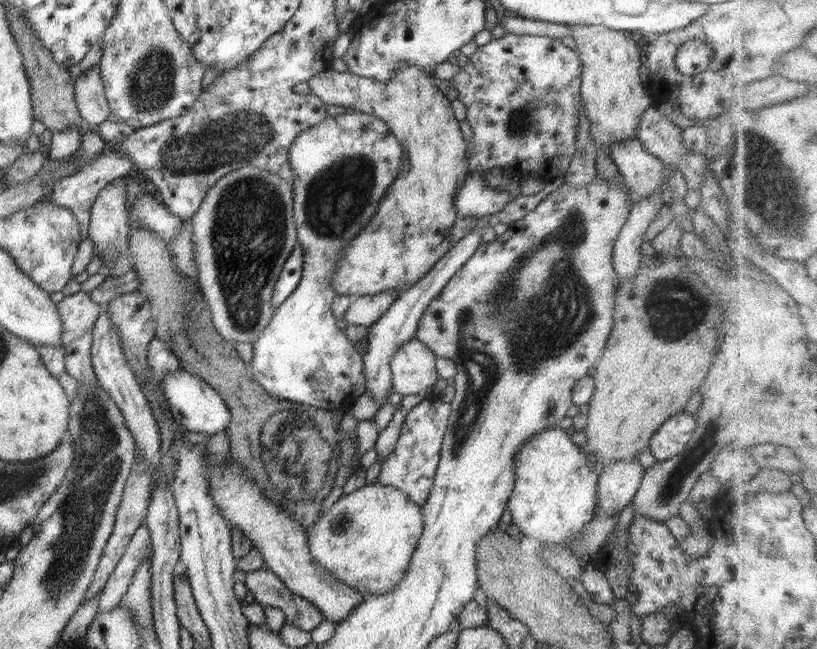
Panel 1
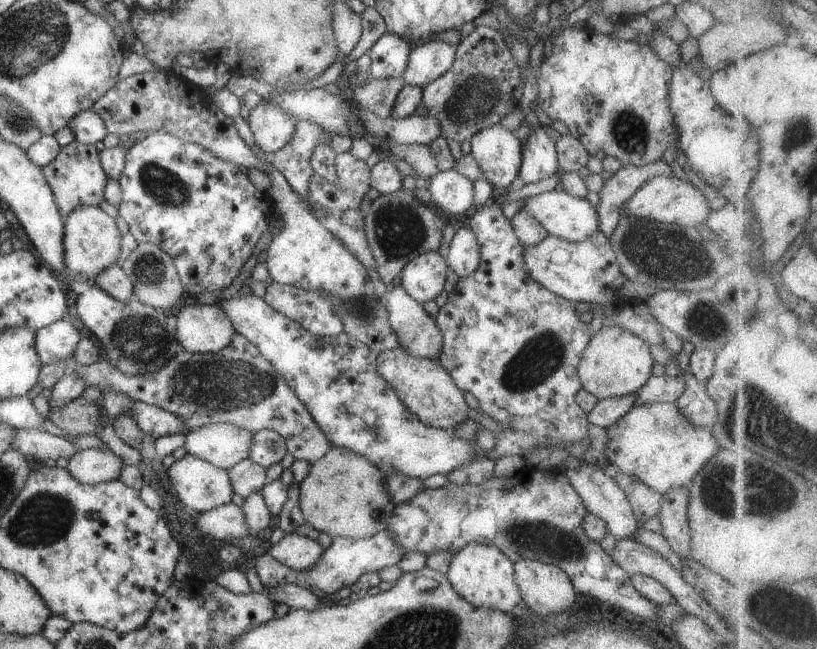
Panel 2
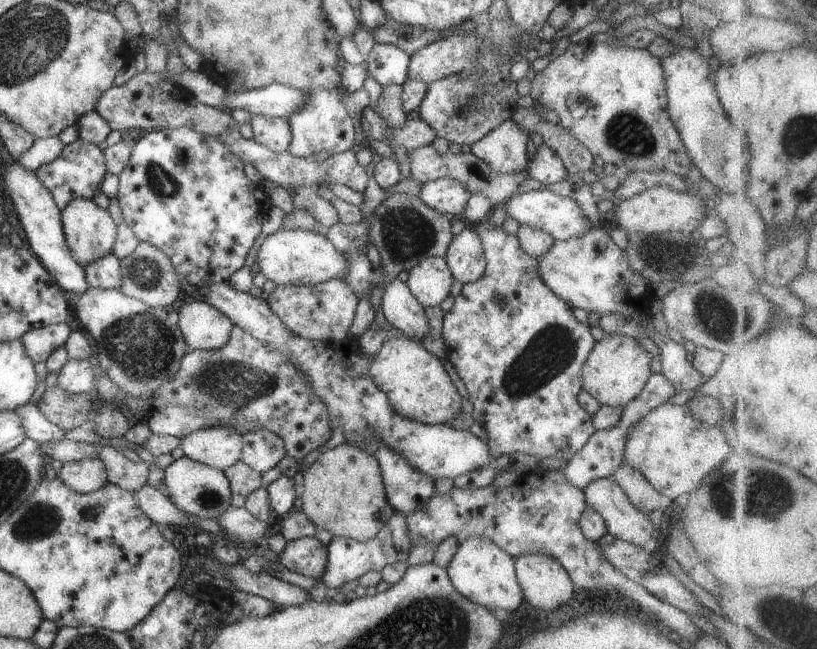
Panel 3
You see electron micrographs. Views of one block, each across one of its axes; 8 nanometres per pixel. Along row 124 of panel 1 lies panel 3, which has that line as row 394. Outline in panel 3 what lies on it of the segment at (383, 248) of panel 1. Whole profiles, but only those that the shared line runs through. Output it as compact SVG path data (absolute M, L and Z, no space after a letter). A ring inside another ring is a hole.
M404 336L388 339L372 358L369 370L372 380L387 394L391 407L398 414L425 425L448 425L461 412L462 397L448 372L440 359L430 354L422 343Z

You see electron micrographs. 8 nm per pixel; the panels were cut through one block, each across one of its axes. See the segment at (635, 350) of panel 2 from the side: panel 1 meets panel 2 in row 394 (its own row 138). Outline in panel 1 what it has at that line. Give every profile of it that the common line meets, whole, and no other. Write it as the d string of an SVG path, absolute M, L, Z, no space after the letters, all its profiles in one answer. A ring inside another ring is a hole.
M569 25L570 31L572 31L572 38L576 41L574 47L575 51L581 60L581 89L579 93L581 94L581 101L583 102L584 112L590 121L589 133L593 136L594 142L597 144L597 148L602 148L604 152L609 155L609 146L612 143L620 142L621 140L629 139L630 137L635 137L636 129L638 128L638 123L640 122L641 114L648 108L654 106L656 103L654 101L654 96L649 93L645 82L640 79L640 70L642 54L640 54L640 47L638 47L638 41L631 36L628 36L625 31L610 30L602 25Z

